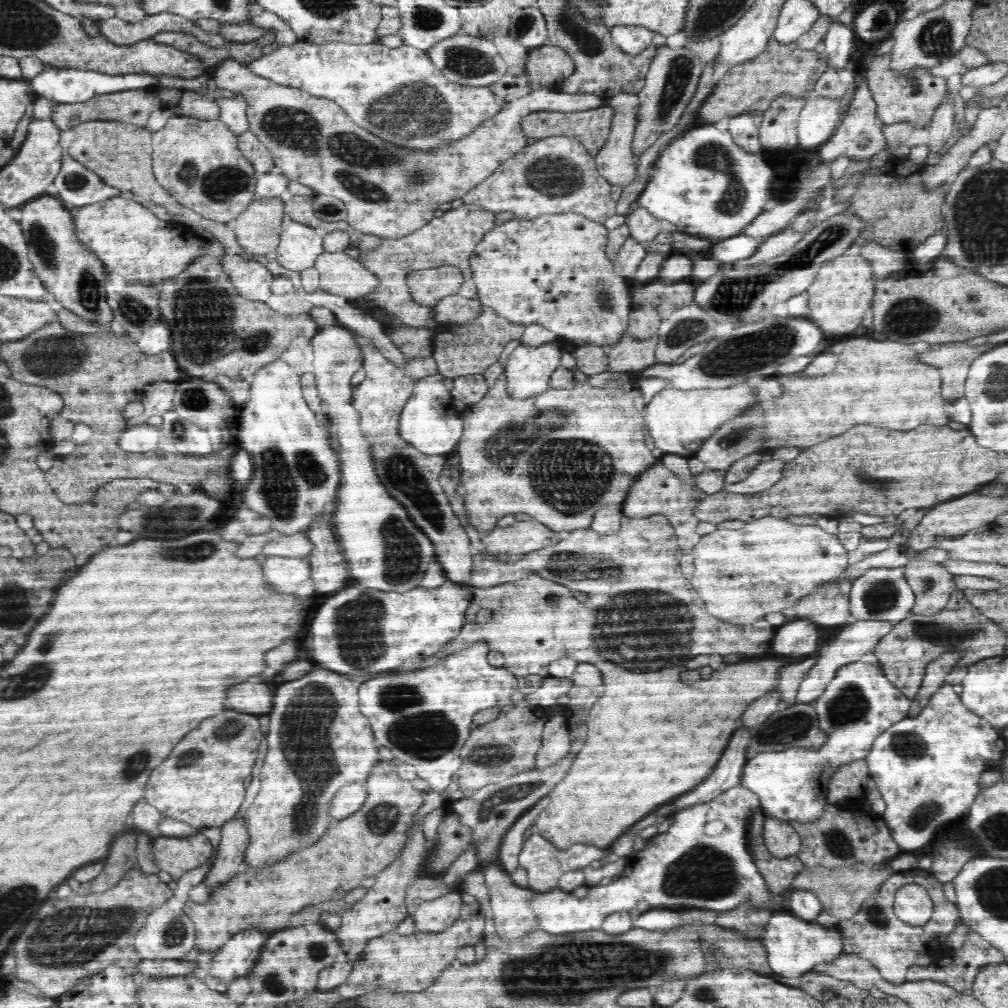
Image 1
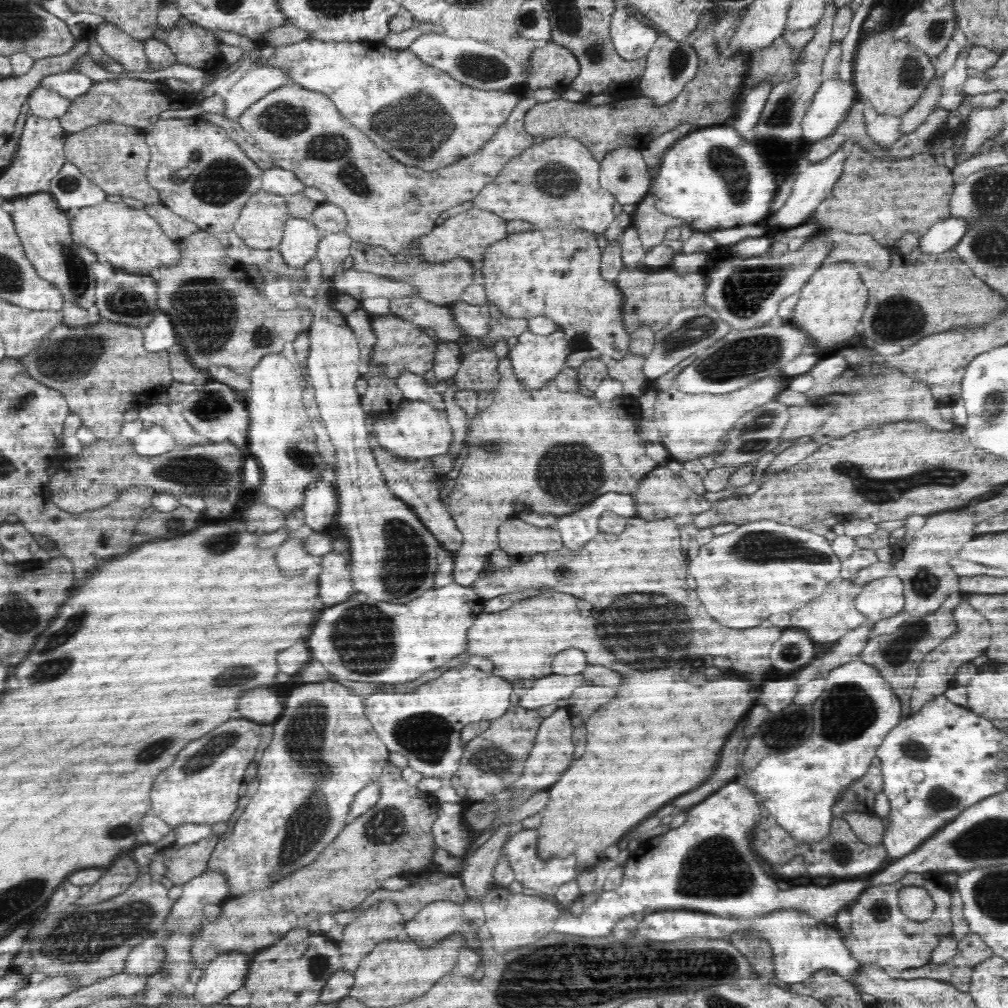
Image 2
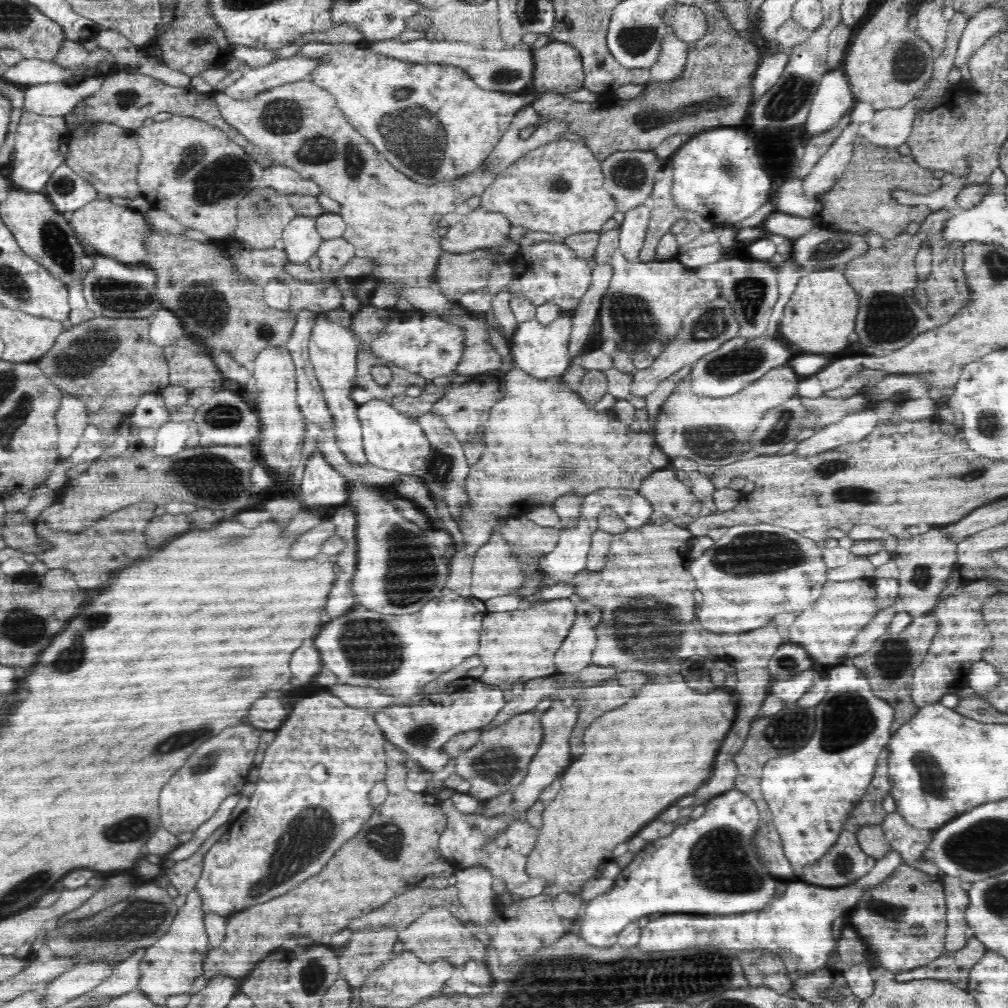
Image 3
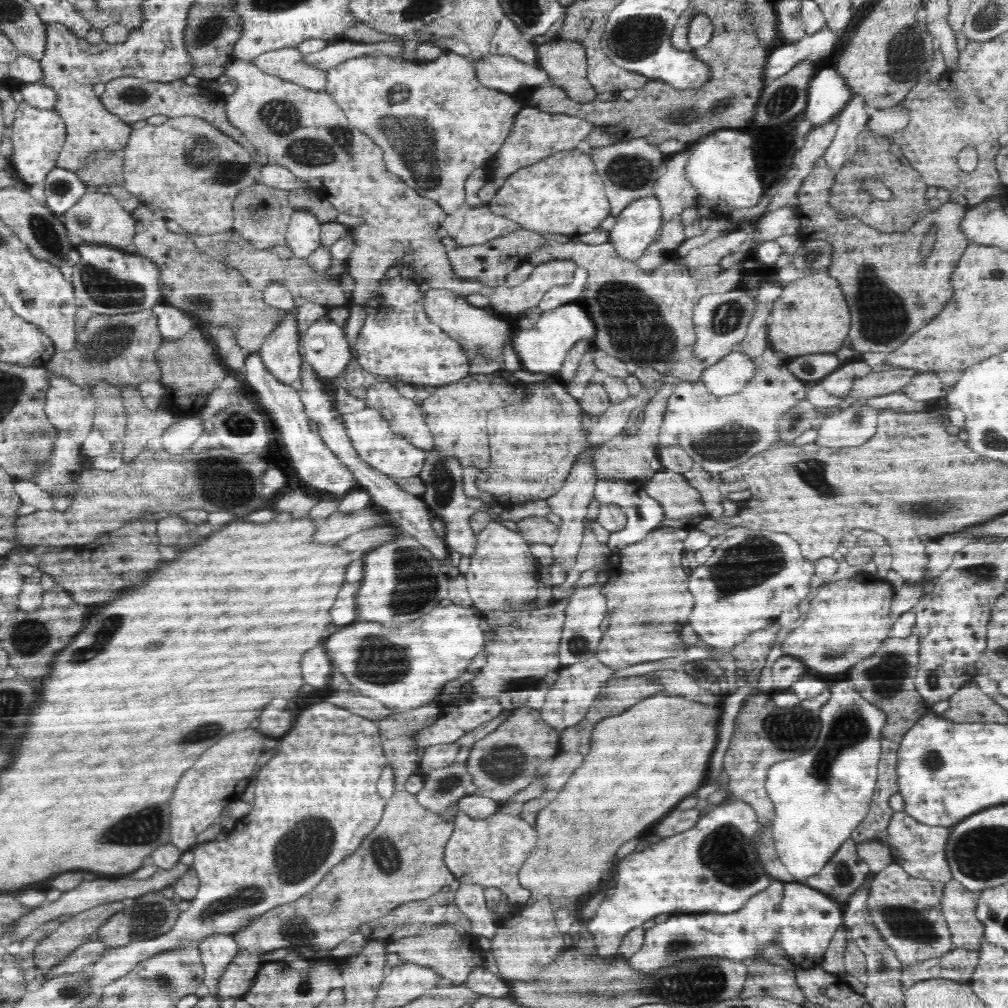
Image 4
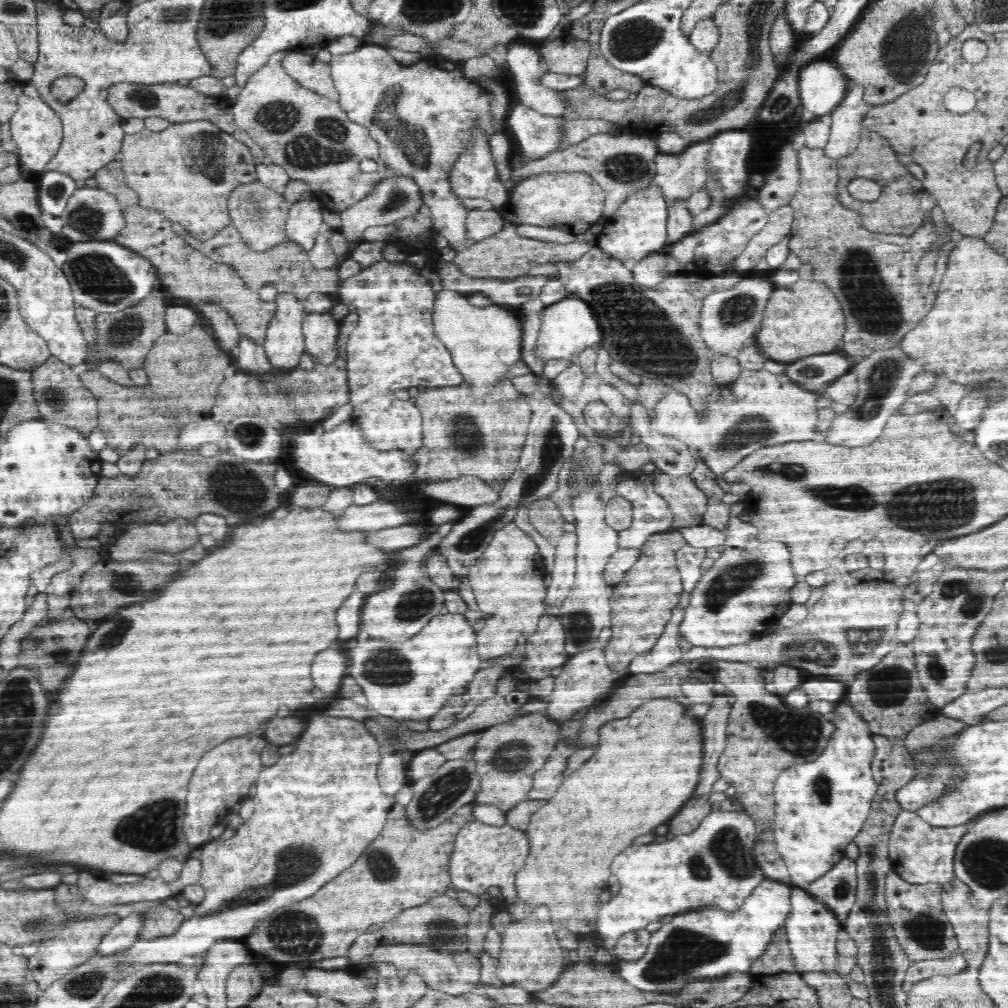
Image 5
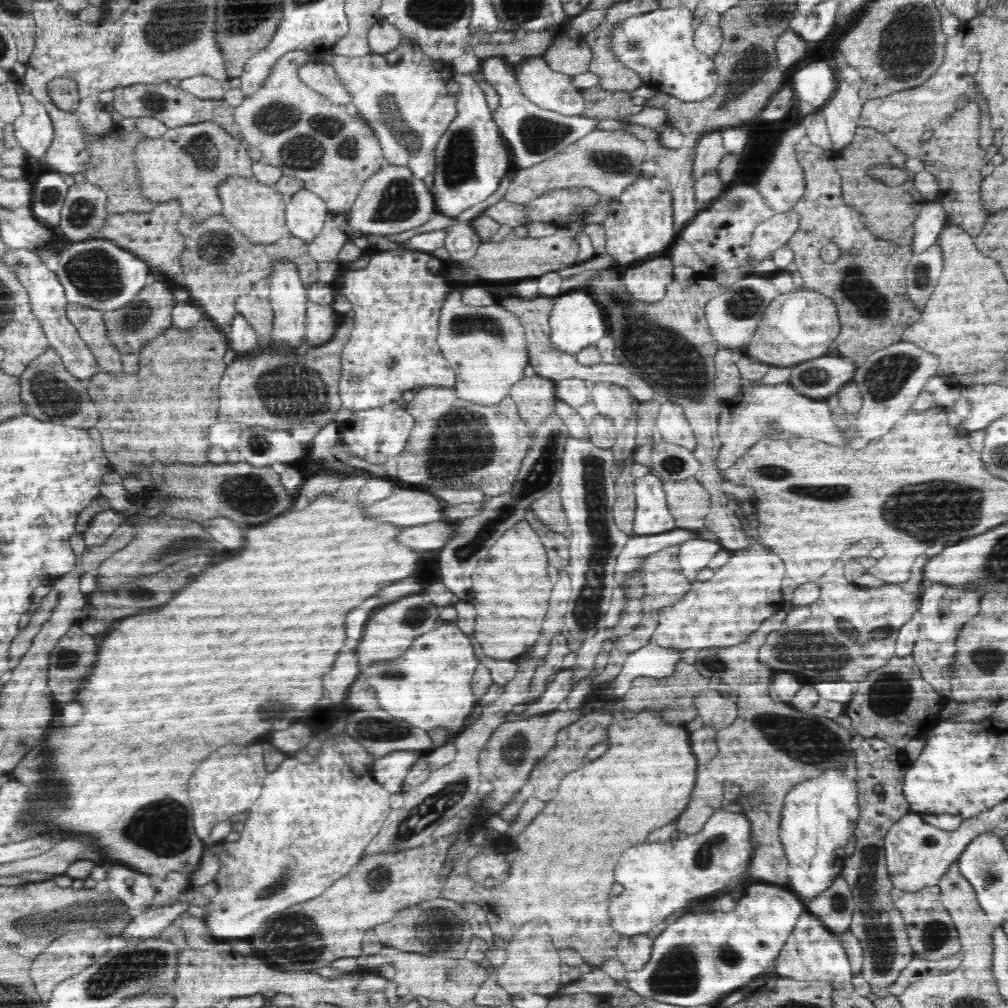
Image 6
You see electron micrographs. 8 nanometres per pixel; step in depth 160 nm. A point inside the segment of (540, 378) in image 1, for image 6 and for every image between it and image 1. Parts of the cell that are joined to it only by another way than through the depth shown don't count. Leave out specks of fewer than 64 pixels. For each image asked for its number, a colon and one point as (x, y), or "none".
2: (535, 360)
3: (542, 351)
4: (543, 348)
5: (568, 326)
6: (577, 321)

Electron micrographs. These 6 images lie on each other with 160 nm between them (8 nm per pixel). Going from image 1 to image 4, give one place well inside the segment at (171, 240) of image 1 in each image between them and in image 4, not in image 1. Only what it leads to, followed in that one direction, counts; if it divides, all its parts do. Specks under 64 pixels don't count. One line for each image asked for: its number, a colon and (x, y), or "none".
2: (127, 237)
3: (119, 232)
4: (96, 217)

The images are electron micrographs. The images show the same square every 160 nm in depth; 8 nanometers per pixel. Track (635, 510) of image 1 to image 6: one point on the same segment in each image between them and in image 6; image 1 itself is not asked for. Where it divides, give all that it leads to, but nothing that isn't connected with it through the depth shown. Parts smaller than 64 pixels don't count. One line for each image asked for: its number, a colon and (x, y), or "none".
2: (662, 493)
3: (671, 499)
4: (683, 506)
5: (687, 503)
6: (688, 501)

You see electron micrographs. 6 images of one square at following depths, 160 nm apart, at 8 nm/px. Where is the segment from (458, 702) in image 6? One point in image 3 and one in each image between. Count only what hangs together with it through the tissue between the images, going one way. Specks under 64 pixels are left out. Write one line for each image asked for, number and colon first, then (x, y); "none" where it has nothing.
3: (364, 648)
4: (409, 665)
5: (412, 680)

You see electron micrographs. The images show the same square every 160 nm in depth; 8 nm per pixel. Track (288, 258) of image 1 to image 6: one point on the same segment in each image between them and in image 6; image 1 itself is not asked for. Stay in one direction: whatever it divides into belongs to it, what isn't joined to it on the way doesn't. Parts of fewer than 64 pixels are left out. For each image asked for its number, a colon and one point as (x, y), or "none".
2: (298, 246)
3: (302, 241)
4: (303, 236)
5: (305, 221)
6: (305, 214)

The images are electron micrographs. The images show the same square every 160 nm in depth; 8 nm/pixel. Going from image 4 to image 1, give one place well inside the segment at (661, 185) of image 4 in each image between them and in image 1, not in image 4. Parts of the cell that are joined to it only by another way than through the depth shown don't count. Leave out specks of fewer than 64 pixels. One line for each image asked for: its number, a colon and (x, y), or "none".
1: (643, 227)
2: (652, 225)
3: (665, 213)

